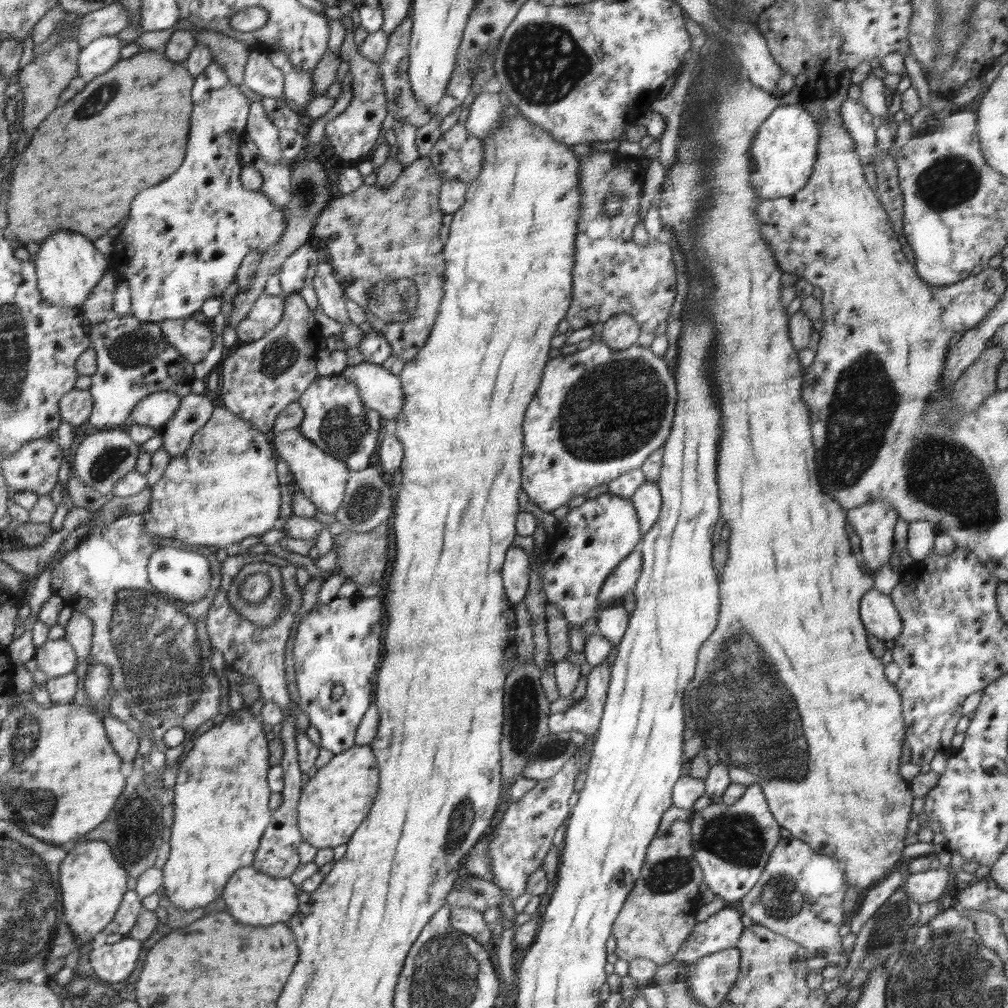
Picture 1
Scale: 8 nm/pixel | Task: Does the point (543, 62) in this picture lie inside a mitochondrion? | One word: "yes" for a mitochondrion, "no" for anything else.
yes

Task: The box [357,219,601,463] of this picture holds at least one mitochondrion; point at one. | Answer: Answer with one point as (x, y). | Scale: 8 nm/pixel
(376, 302)

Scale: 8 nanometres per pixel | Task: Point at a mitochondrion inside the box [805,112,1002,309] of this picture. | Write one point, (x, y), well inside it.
(952, 180)

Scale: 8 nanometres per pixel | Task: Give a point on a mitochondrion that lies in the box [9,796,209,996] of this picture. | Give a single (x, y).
(59, 938)

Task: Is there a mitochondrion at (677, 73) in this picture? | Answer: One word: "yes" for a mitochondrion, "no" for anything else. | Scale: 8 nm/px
no

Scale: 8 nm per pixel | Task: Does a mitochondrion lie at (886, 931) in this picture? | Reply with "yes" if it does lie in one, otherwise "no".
yes

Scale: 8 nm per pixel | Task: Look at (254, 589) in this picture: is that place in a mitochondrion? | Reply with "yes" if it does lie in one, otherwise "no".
yes

